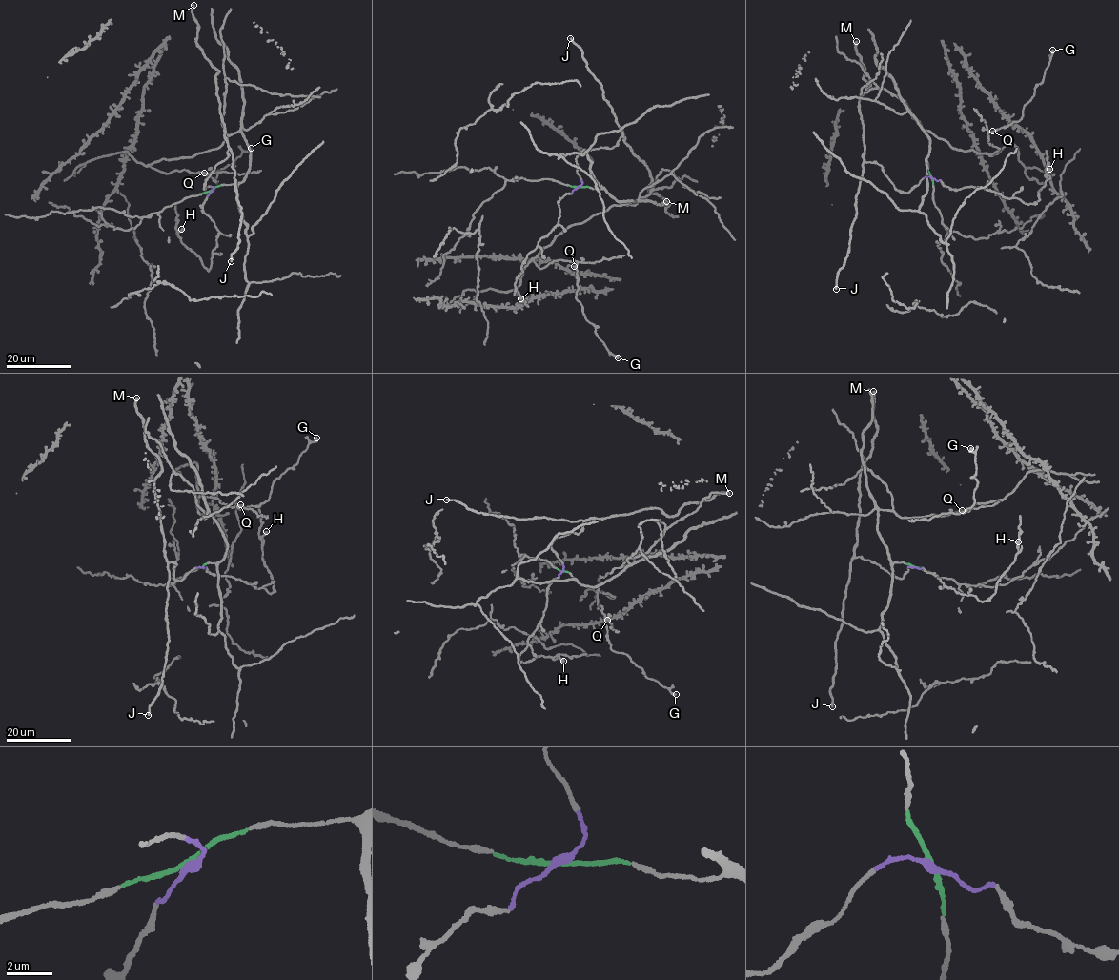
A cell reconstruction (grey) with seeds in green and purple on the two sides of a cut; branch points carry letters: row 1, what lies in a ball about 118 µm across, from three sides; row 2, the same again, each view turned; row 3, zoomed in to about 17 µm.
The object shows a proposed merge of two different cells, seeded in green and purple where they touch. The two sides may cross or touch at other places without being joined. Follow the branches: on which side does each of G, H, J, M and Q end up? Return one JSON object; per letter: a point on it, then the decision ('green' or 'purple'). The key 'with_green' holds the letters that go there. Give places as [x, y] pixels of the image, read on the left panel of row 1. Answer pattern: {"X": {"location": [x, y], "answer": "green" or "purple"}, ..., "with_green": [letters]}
{"G": {"location": [251, 148], "answer": "green"}, "H": {"location": [181, 229], "answer": "purple"}, "J": {"location": [231, 261], "answer": "purple"}, "M": {"location": [193, 5], "answer": "purple"}, "Q": {"location": [204, 173], "answer": "green"}, "with_green": ["G", "Q"]}

